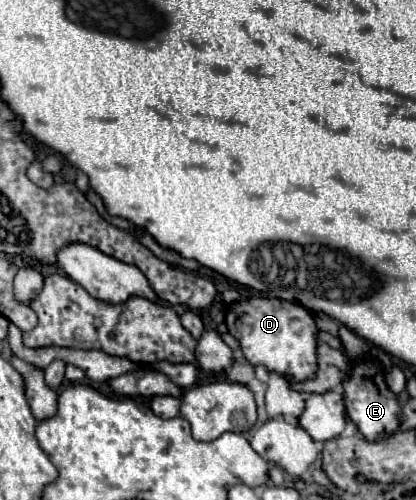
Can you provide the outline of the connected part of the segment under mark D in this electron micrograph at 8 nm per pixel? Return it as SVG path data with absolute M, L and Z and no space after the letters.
M250 297L248 301L234 303L226 315L226 325L230 327L230 335L234 335L240 341L240 347L246 355L246 359L252 365L264 365L270 371L276 371L280 375L290 375L296 381L312 379L316 373L316 323L308 309L304 309L298 303L280 301L274 297Z

